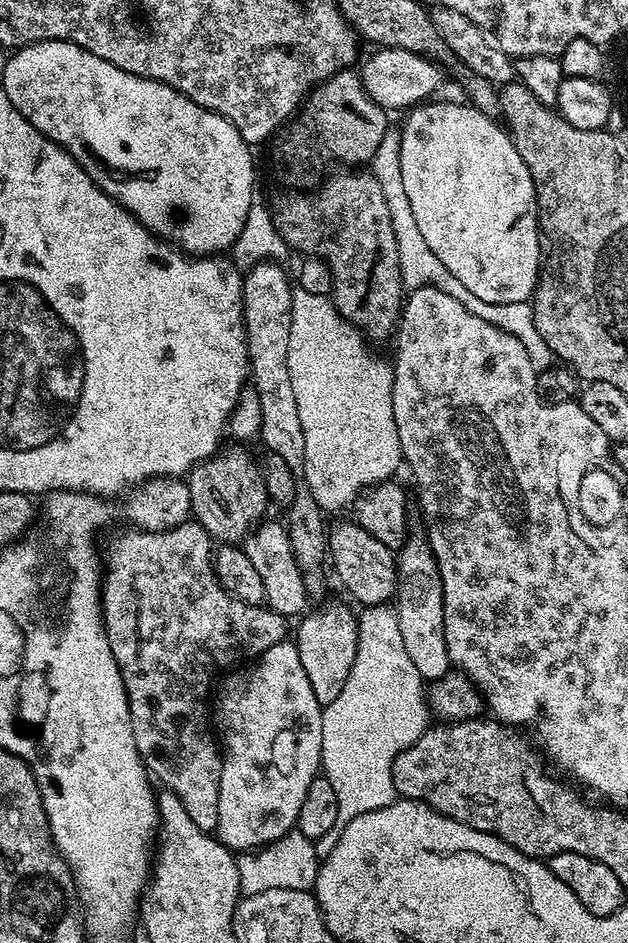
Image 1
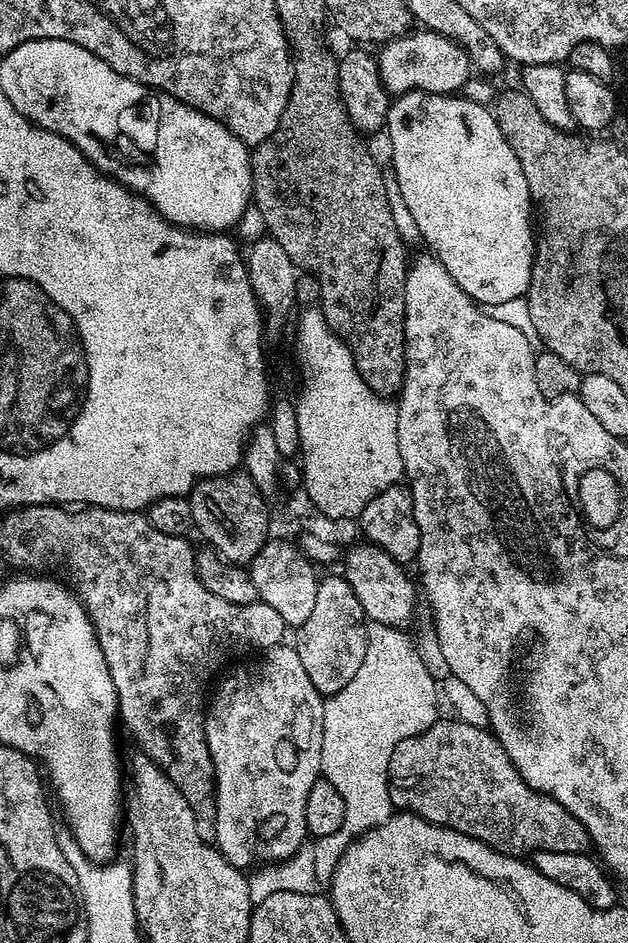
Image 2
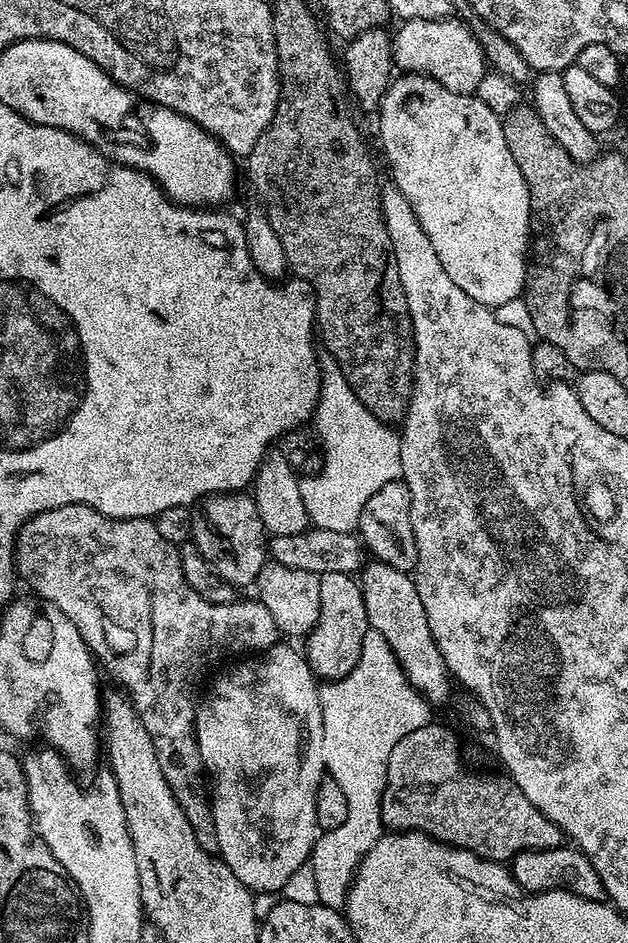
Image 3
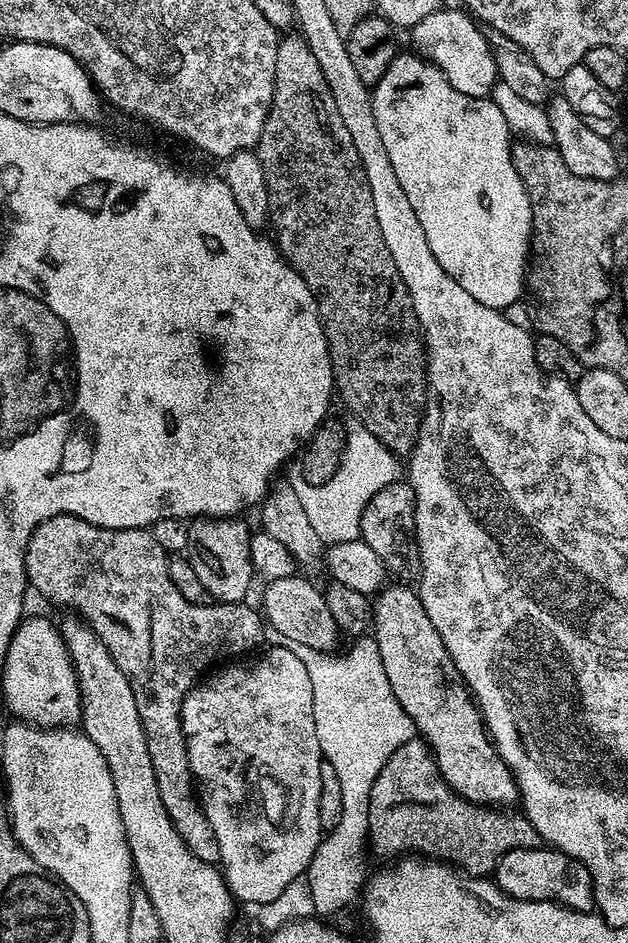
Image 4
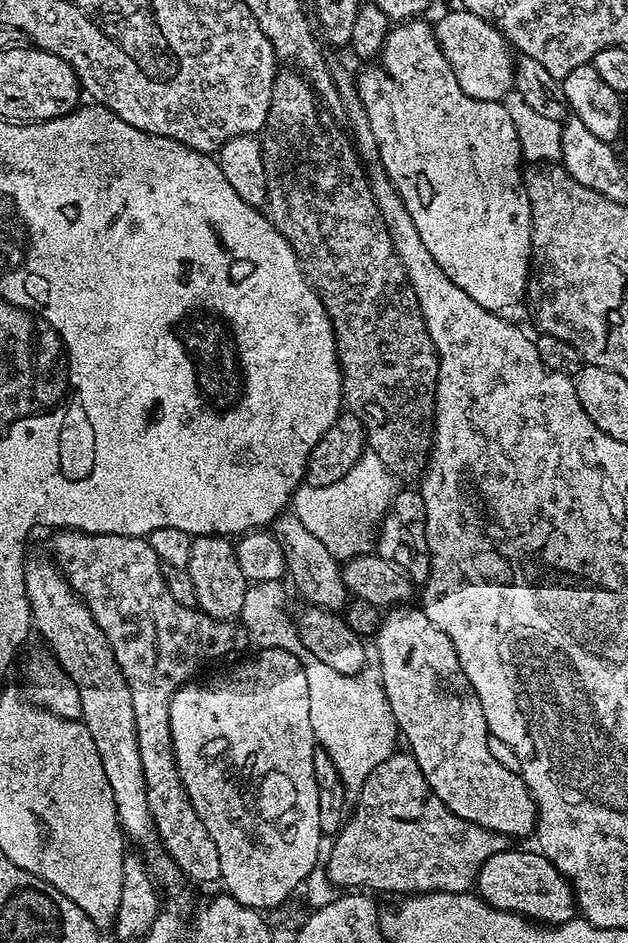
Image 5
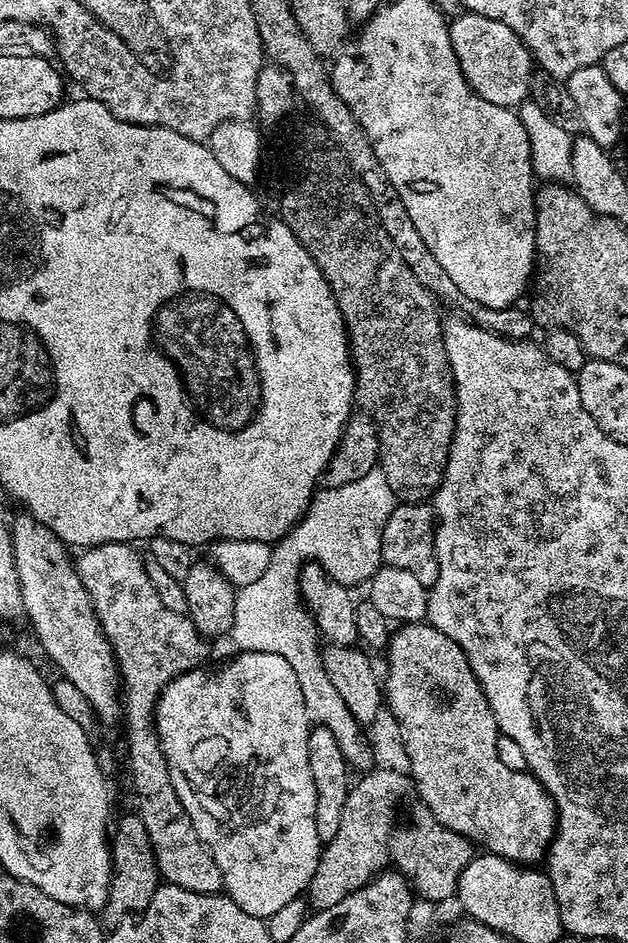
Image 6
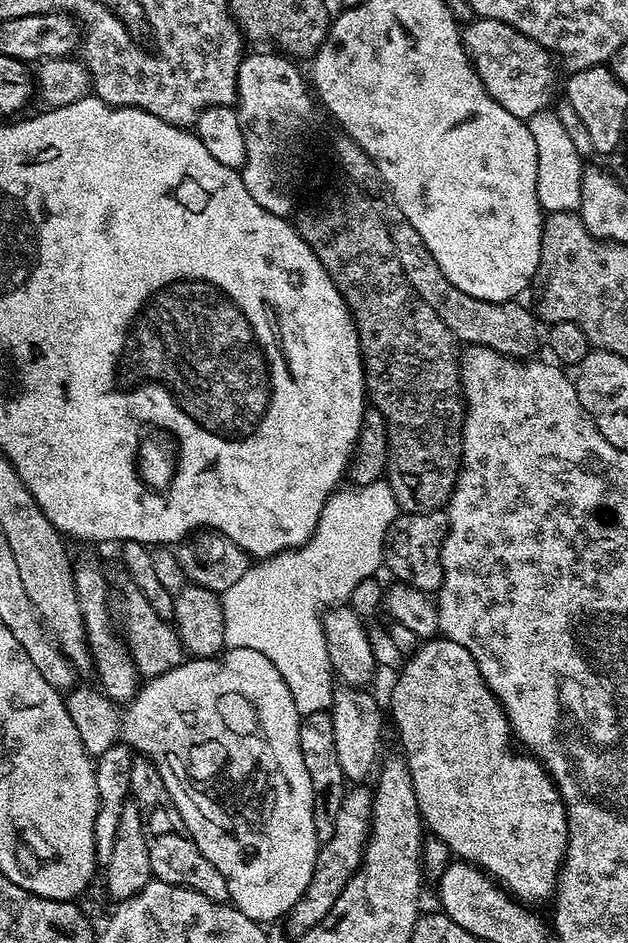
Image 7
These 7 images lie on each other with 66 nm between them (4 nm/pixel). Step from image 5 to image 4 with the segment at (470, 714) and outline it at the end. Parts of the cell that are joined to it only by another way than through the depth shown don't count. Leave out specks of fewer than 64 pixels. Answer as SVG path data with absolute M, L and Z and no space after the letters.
M404 582L392 583L375 593L371 601L370 628L394 696L412 719L413 729L432 749L440 777L452 787L452 791L472 804L515 805L512 803L518 800L516 779L504 765L503 758L496 753L479 707L458 674L458 666L454 666L450 650L446 650L438 630L434 630L434 622L430 622L426 615L419 591Z

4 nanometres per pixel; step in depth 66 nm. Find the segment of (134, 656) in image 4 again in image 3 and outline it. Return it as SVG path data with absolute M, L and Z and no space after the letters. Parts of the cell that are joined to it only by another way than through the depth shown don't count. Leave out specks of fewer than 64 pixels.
M67 504L54 510L31 516L22 526L16 539L14 572L21 576L35 595L45 603L62 610L68 620L78 626L78 632L98 661L117 680L129 702L134 706L150 742L154 742L154 754L158 754L158 766L170 782L186 822L198 838L202 850L219 853L218 830L214 830L214 814L206 791L204 763L196 741L196 691L204 675L219 660L227 656L243 657L245 654L267 652L281 639L280 627L274 622L270 610L259 599L241 599L234 604L206 602L186 582L182 574L180 549L171 544L156 528L155 519L134 518L119 520L110 518L85 504Z

